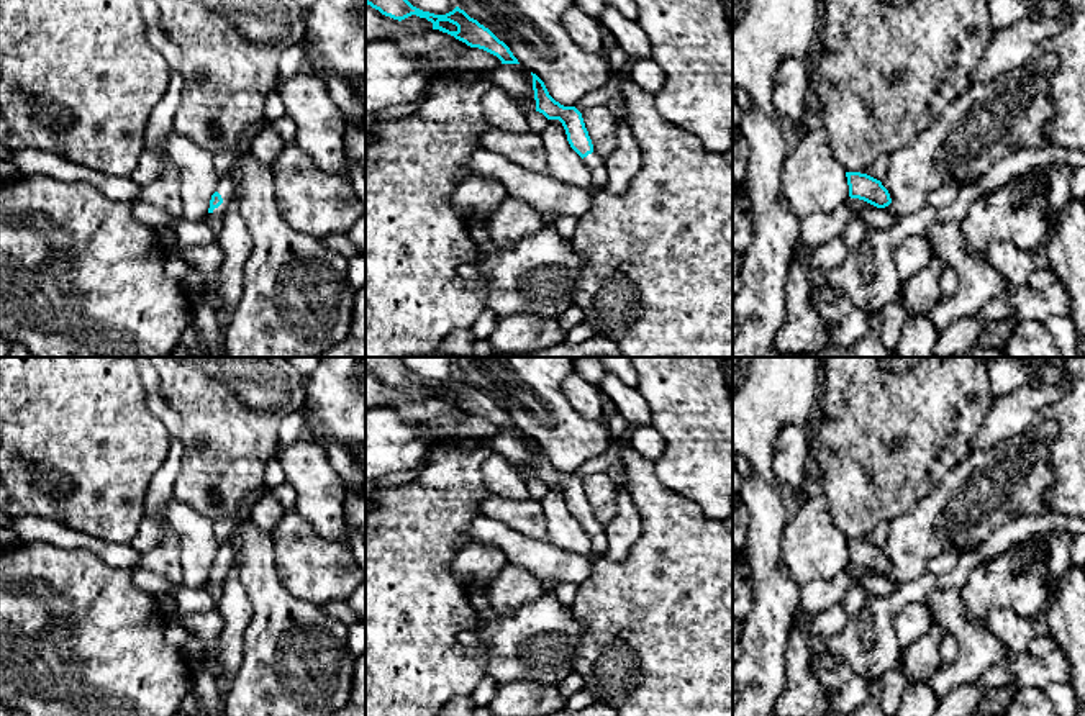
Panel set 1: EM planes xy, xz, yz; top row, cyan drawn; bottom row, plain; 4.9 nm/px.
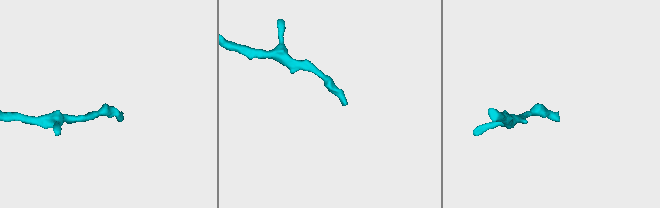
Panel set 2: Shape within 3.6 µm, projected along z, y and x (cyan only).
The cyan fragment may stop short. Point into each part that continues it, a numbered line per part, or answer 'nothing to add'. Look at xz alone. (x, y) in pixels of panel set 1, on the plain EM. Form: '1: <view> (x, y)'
1: xz (599, 544)

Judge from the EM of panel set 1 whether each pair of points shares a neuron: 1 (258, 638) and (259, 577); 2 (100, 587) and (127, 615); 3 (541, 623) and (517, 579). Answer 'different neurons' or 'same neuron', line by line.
1: same neuron
2: same neuron
3: different neurons

